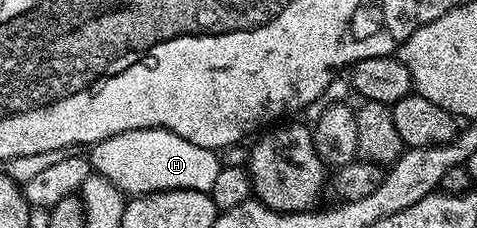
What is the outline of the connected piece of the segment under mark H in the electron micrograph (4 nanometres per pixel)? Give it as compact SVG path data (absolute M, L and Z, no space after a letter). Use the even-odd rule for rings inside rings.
M140 128L103 138L88 149L87 159L90 169L96 175L110 180L129 198L167 190L212 193L215 178L219 178L223 167L214 149L195 146L195 142L179 138L179 134L175 134L170 128Z

